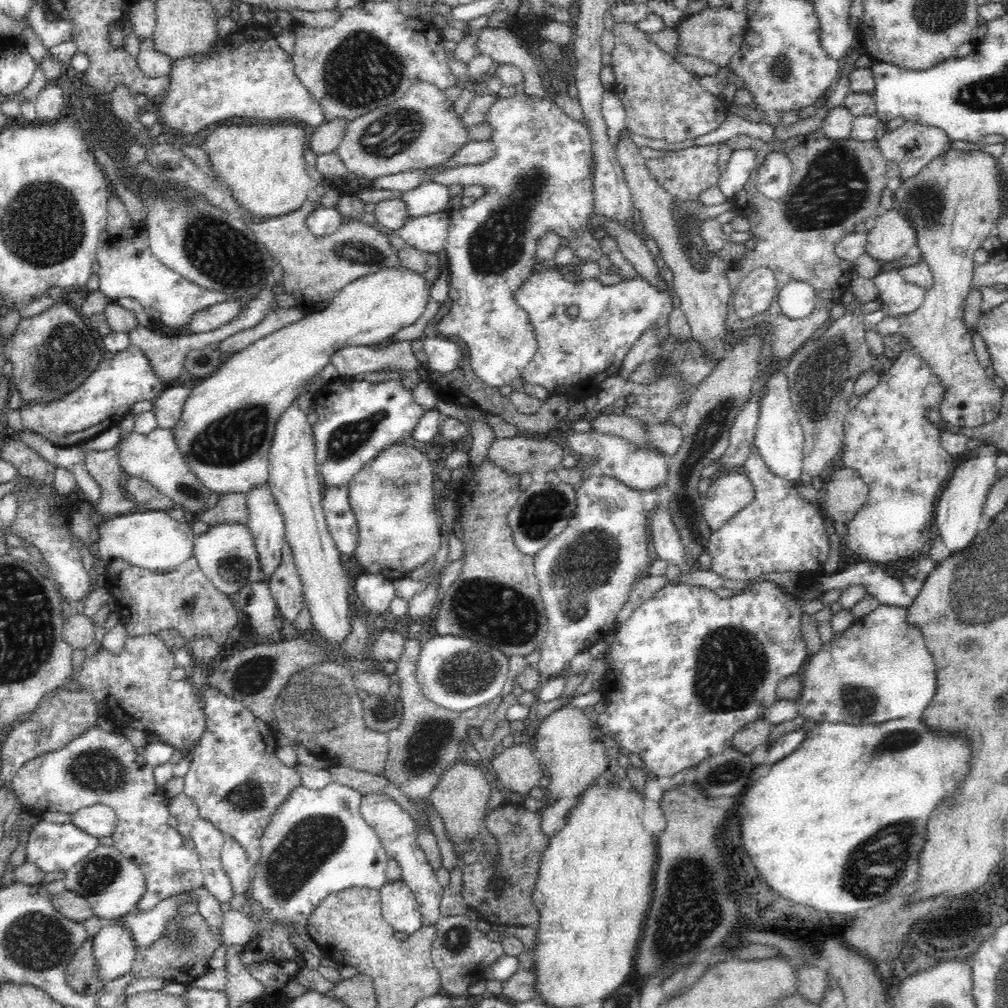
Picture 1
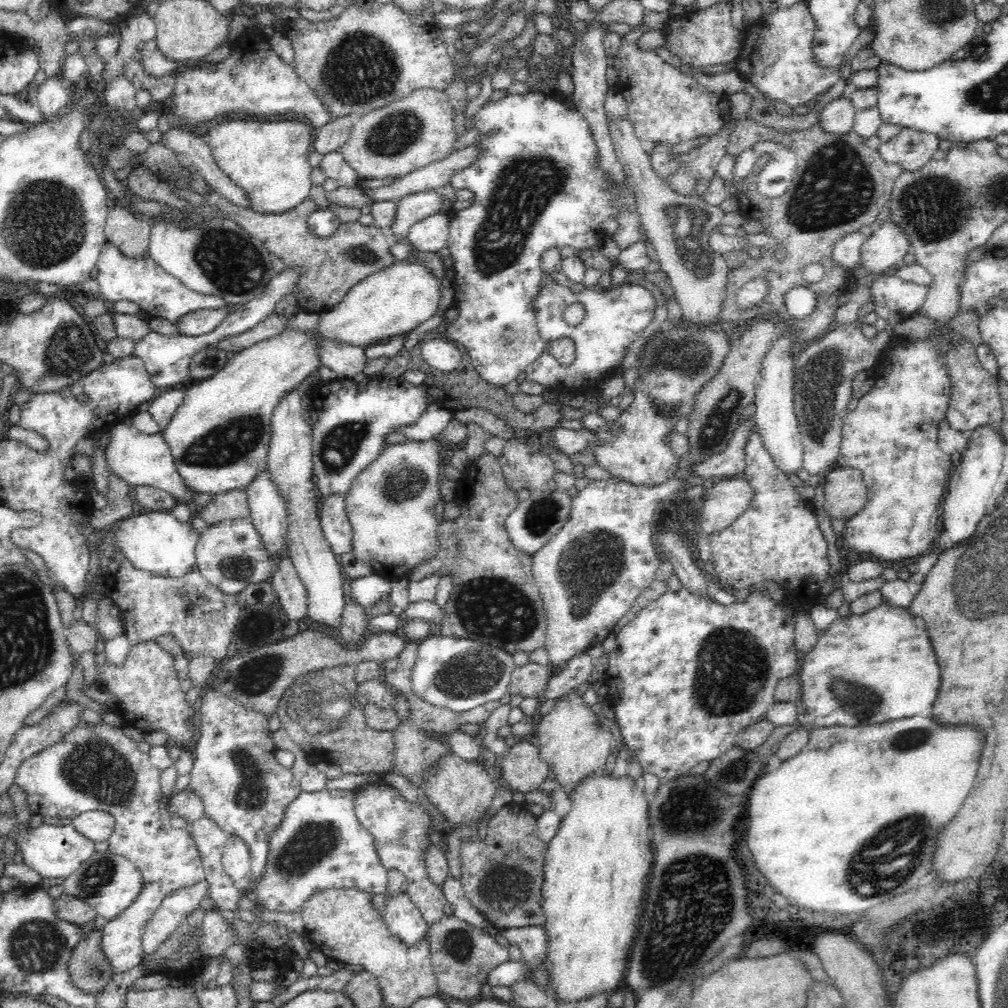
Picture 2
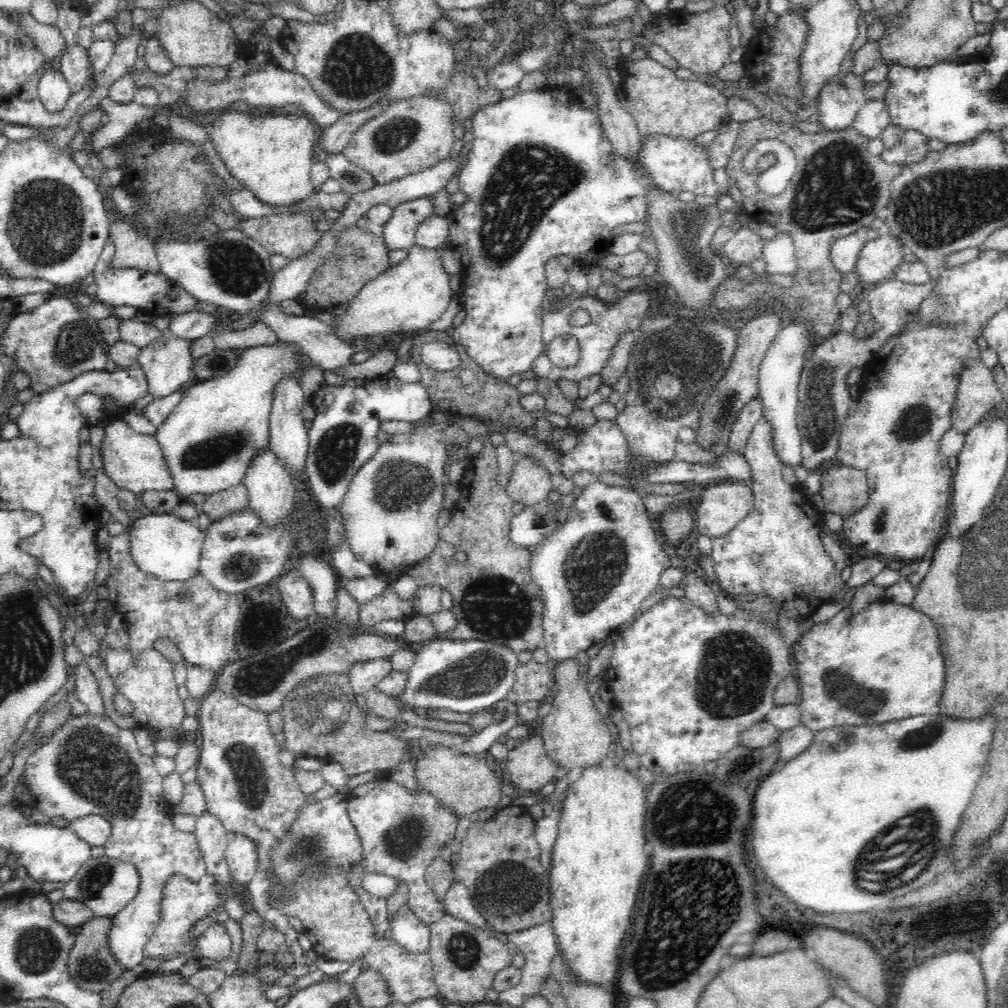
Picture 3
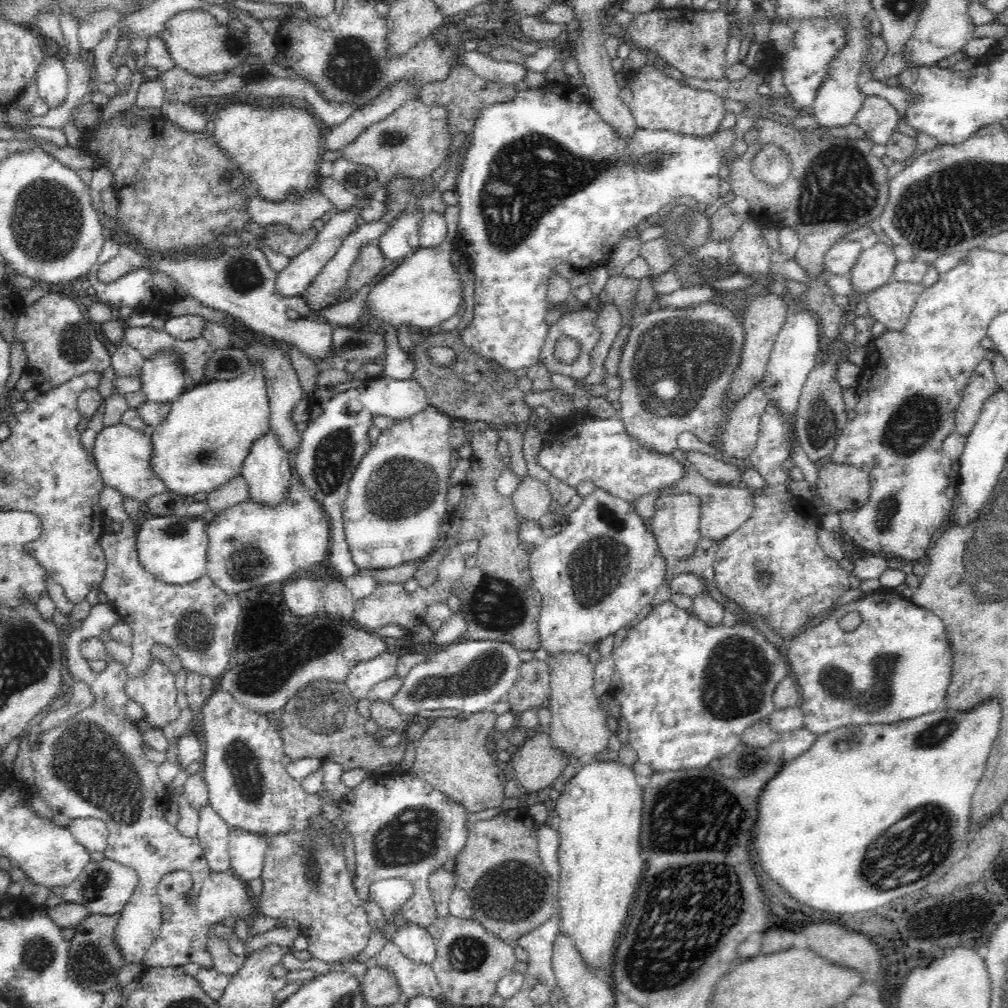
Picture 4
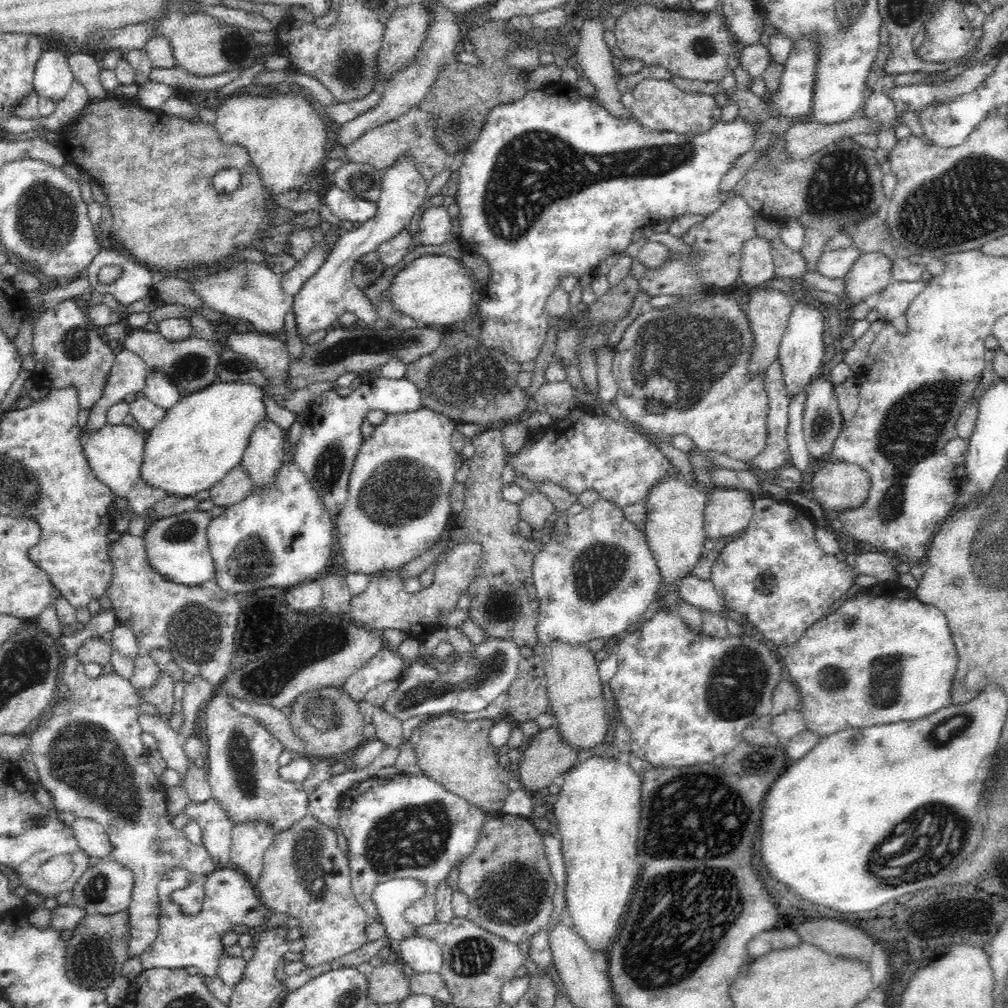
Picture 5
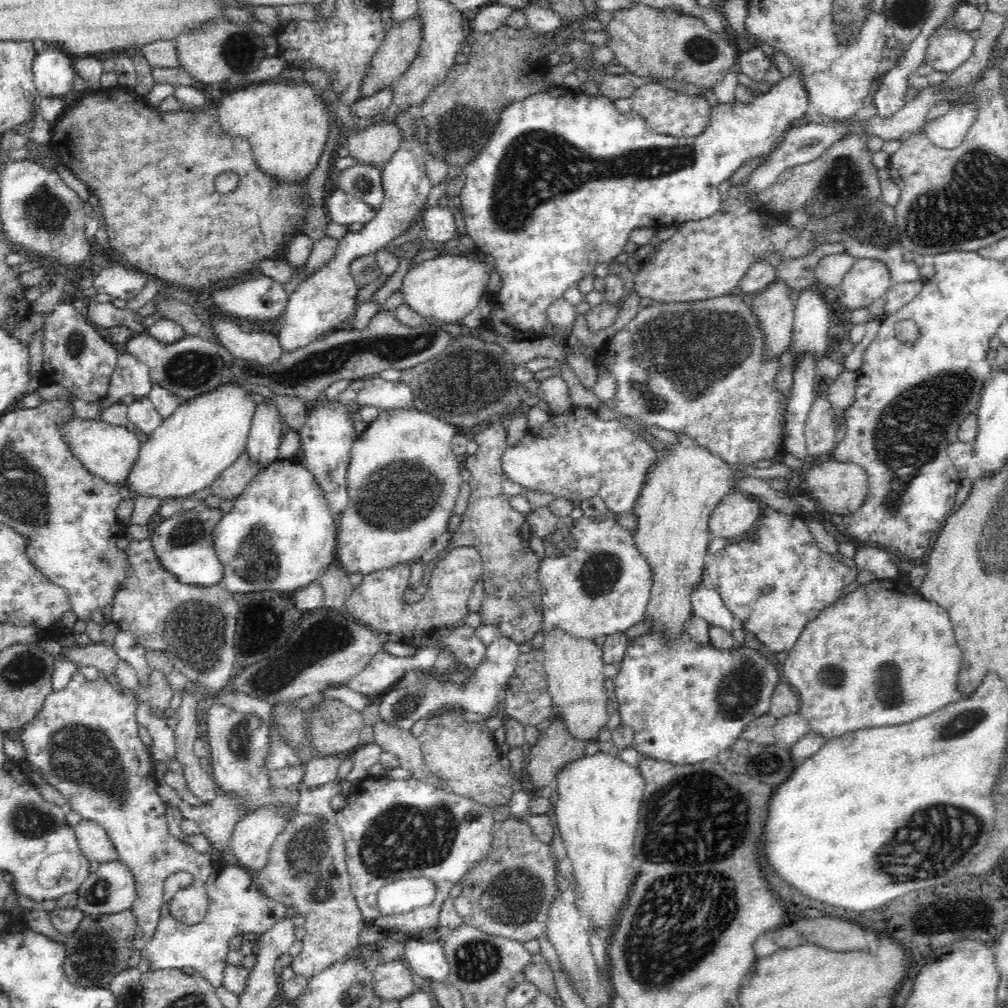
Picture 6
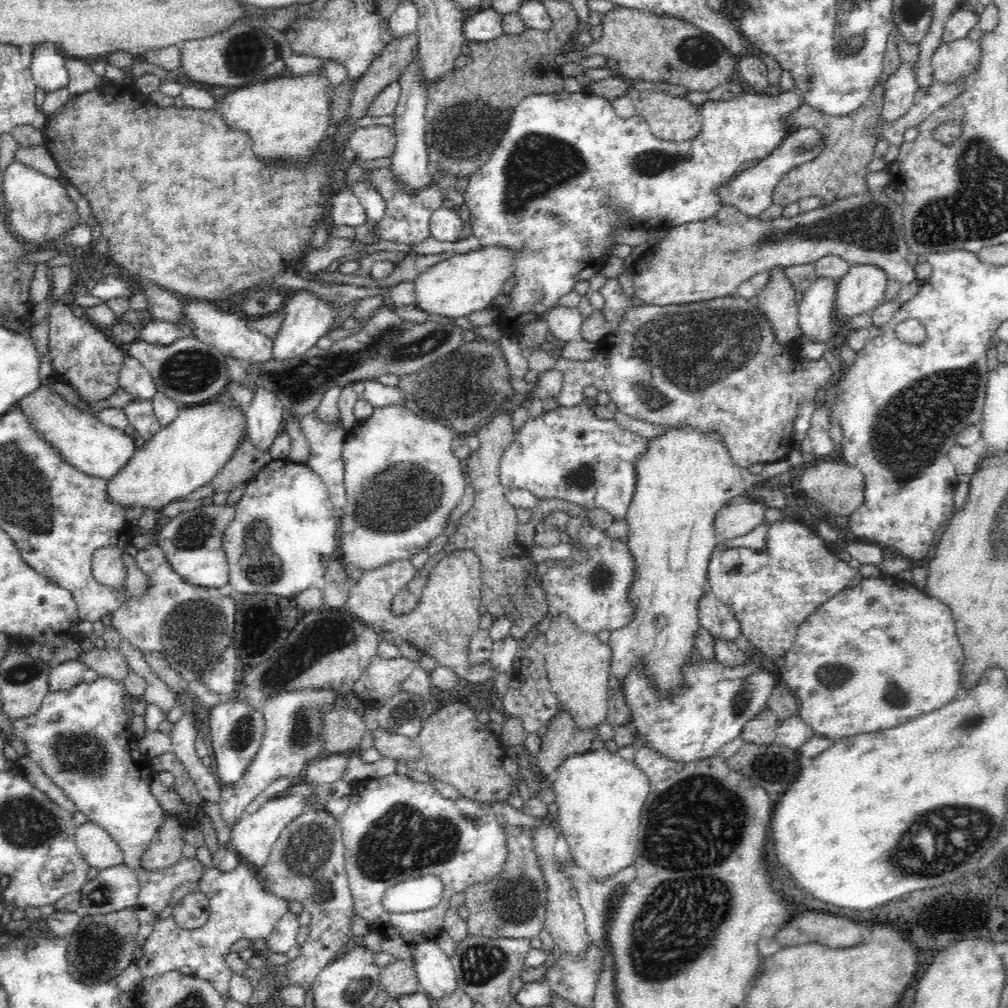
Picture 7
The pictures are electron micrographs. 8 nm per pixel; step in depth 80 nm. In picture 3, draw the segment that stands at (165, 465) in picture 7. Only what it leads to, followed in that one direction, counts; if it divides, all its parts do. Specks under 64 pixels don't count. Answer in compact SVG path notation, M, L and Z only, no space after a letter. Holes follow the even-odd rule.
M276 340L274 344L264 344L247 348L230 368L226 376L214 377L192 385L183 390L181 402L173 408L170 416L155 432L161 445L170 474L173 476L175 491L181 496L190 494L213 495L242 483L249 464L260 451L269 444L269 414L274 400L273 392L278 382L288 375L296 374L308 363L308 356L301 352L295 342Z

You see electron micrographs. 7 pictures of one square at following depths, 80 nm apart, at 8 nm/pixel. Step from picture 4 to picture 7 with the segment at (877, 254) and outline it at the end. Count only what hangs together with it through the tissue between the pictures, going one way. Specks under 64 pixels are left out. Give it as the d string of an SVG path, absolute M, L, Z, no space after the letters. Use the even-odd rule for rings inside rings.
M852 265L837 284L834 316L852 318L875 309L884 298L888 280L876 265Z

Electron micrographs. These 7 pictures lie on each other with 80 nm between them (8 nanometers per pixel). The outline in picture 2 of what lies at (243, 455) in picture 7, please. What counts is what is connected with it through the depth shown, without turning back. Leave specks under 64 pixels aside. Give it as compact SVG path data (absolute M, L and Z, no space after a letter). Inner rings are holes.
M245 489L226 491L212 497L204 507L197 507L199 514L208 525L224 520L241 519L249 515L249 504Z

